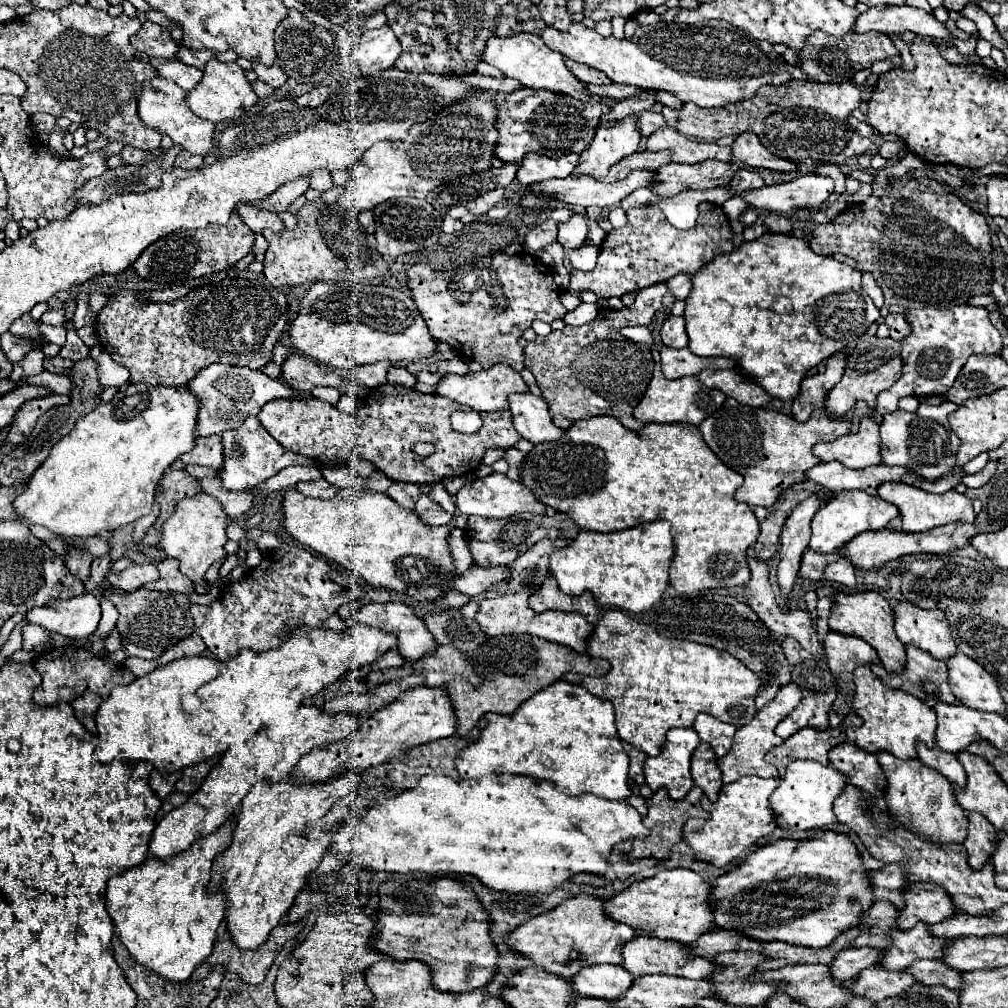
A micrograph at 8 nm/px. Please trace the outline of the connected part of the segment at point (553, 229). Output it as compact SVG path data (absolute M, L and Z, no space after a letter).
M545 219L543 223L529 229L529 233L525 235L525 249L527 253L537 255L539 251L543 251L545 245L555 243L555 239L557 239L557 223L553 219Z

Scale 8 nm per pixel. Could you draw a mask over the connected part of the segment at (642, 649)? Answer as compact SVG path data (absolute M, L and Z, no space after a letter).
M609 609L601 615L601 619L595 625L593 637L589 639L587 653L591 657L607 659L611 663L611 671L603 677L565 673L563 681L581 685L595 697L611 701L615 707L615 725L617 725L619 739L635 745L637 749L641 749L651 757L661 753L665 745L665 733L669 729L691 727L699 713L713 715L719 721L731 723L735 727L747 725L757 715L755 697L759 693L759 687L765 683L765 679L759 673L753 673L751 669L747 669L741 661L737 661L727 651L719 651L715 647L701 645L695 641L661 637L651 625L639 623L619 609Z

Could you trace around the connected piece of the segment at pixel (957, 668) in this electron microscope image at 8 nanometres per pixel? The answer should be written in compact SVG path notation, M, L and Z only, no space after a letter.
M957 651L953 659L947 659L949 685L955 697L977 711L989 711L1005 717L1005 701L1001 697L995 677L991 677L977 661Z

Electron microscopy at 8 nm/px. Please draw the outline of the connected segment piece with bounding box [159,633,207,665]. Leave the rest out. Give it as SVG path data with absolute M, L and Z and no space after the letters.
M193 633L193 635L185 637L185 639L181 639L179 643L171 645L169 649L165 649L165 653L159 657L159 661L161 661L161 665L167 665L167 663L171 663L171 661L175 661L175 659L181 659L181 657L203 655L205 649L207 649L207 647L205 647L203 639L201 639L197 633Z

